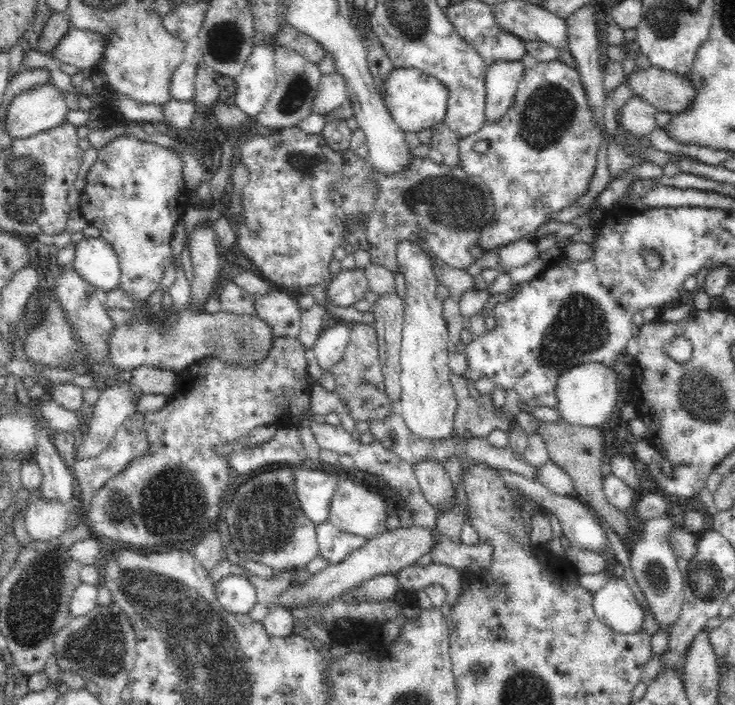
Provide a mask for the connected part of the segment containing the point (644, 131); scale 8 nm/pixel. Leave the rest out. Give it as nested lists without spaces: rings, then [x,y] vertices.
[[[633,95],[622,107],[622,114],[620,114],[622,127],[626,129],[626,133],[638,139],[647,137],[658,126],[655,121],[656,112],[657,110],[652,108],[644,97]]]

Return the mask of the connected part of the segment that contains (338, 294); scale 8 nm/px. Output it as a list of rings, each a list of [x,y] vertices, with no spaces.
[[[342,269],[332,280],[330,276],[326,282],[326,302],[336,306],[352,306],[370,290],[368,278],[362,269]]]

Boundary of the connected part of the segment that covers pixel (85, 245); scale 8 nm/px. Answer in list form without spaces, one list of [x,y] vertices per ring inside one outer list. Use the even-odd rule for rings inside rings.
[[[84,238],[75,244],[73,268],[103,294],[119,288],[121,267],[114,248],[102,238]]]

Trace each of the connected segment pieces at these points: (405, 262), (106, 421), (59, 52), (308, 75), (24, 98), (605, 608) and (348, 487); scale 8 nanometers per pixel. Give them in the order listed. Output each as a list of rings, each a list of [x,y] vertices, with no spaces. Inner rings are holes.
[[[401,241],[397,247],[399,272],[407,286],[400,350],[401,400],[399,411],[406,427],[420,439],[440,440],[451,436],[456,396],[450,383],[448,359],[452,352],[444,319],[444,303],[436,298],[437,282],[430,257],[416,244]]]
[[[128,383],[107,385],[99,391],[100,396],[93,405],[87,434],[80,436],[74,452],[74,460],[98,456],[112,442],[116,431],[124,424],[126,418],[137,409],[132,404],[132,395]]]
[[[70,27],[62,40],[51,50],[50,55],[57,62],[76,66],[79,71],[91,69],[102,62],[107,38],[99,32],[78,30]]]
[[[275,46],[275,67],[277,83],[268,97],[264,108],[255,116],[257,126],[264,129],[279,130],[296,125],[312,114],[312,104],[323,72],[316,63],[306,60],[298,51],[283,46]]]
[[[50,82],[16,95],[3,126],[12,139],[28,138],[62,124],[68,113],[62,91]]]
[[[611,576],[606,584],[592,593],[595,615],[600,622],[620,634],[643,630],[645,613],[623,577]]]
[[[352,474],[338,475],[338,478],[337,490],[332,496],[330,508],[328,508],[328,521],[340,531],[363,536],[366,541],[386,532],[387,515],[384,497],[367,490]]]

